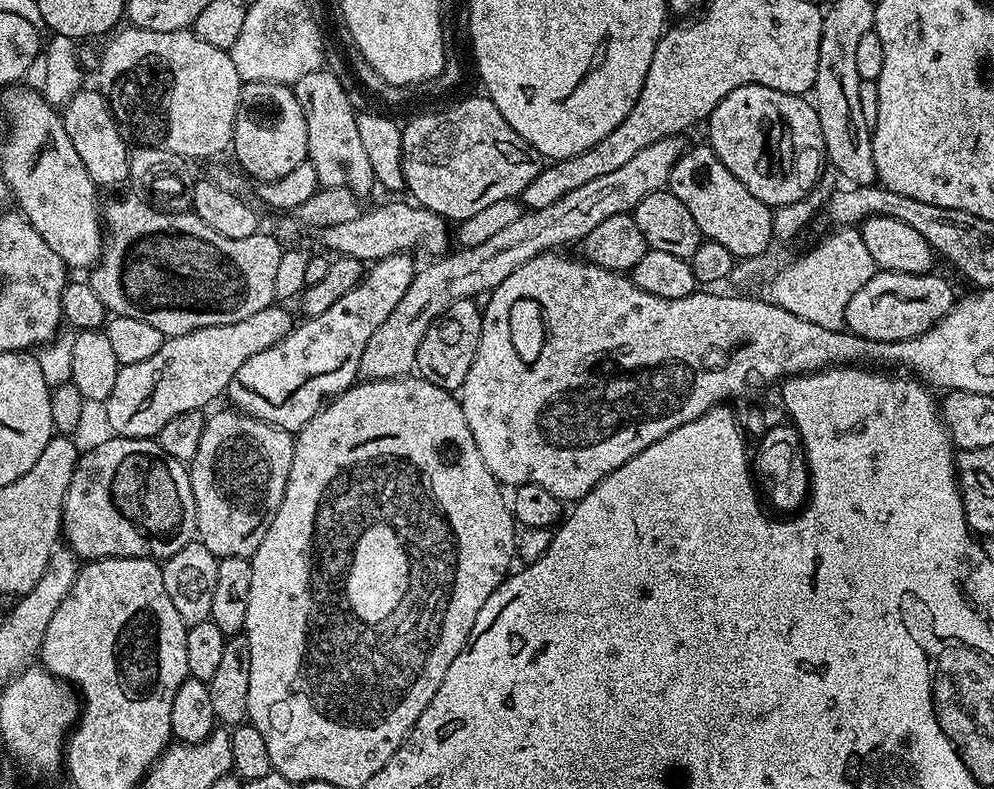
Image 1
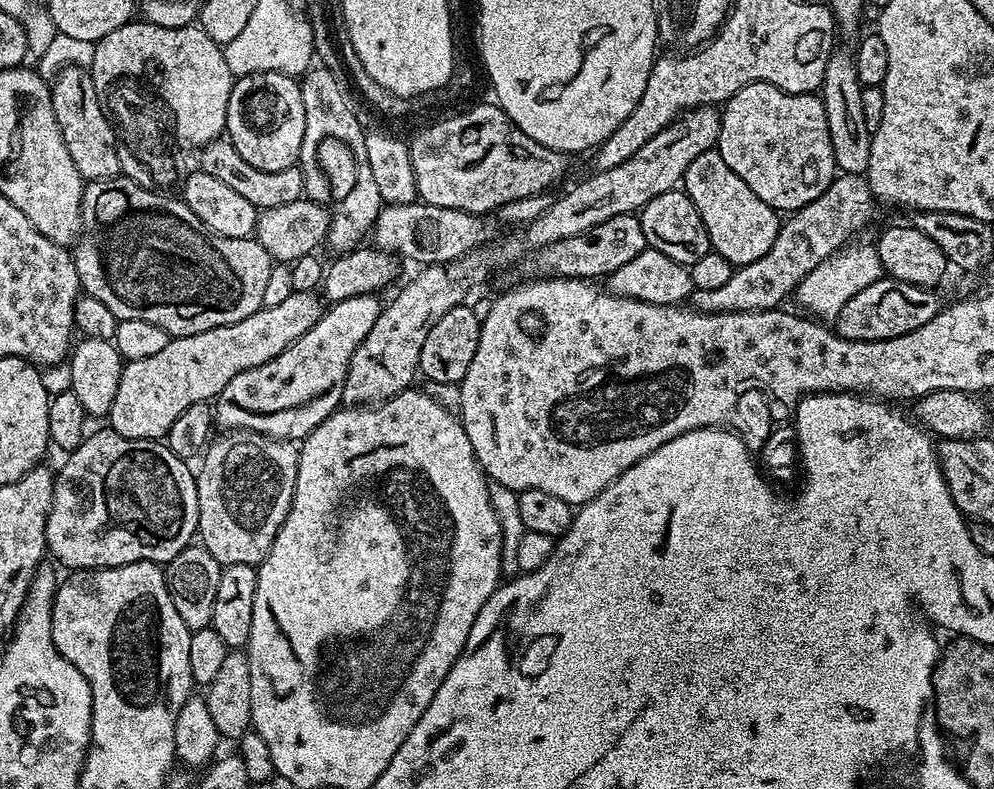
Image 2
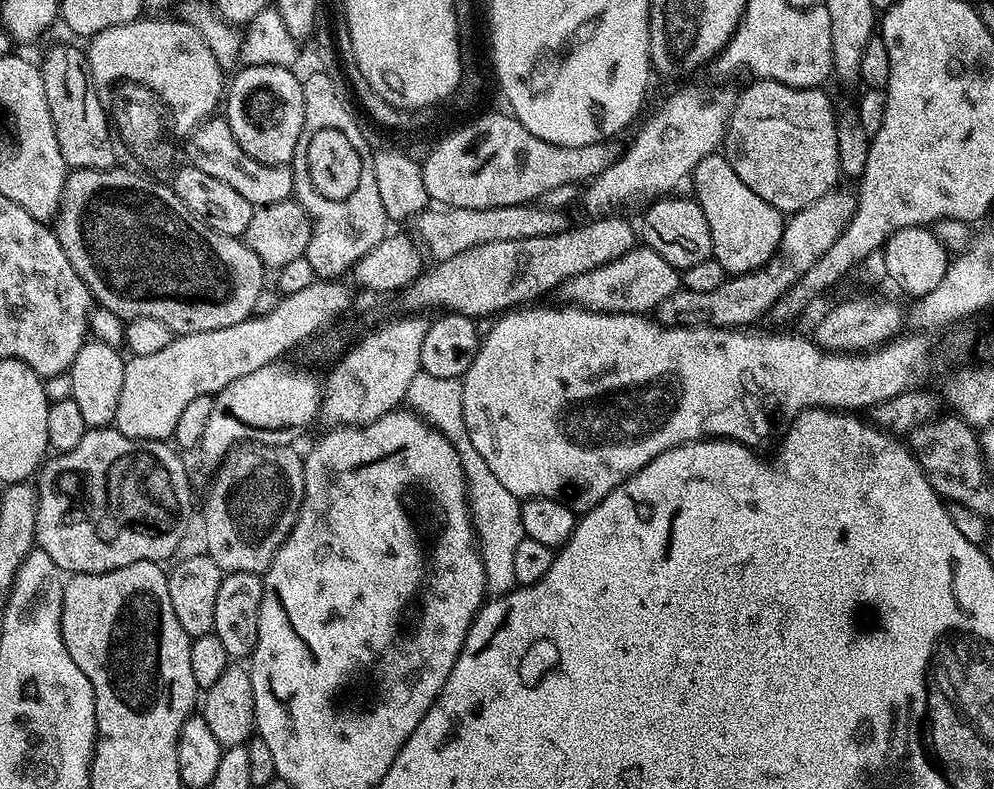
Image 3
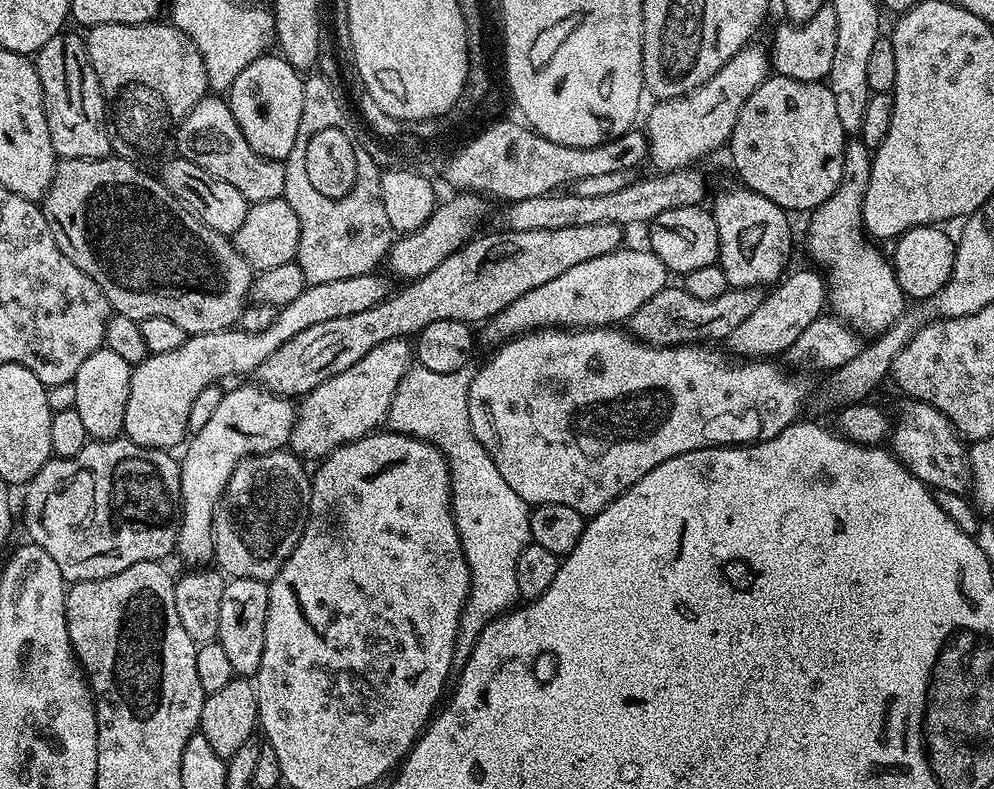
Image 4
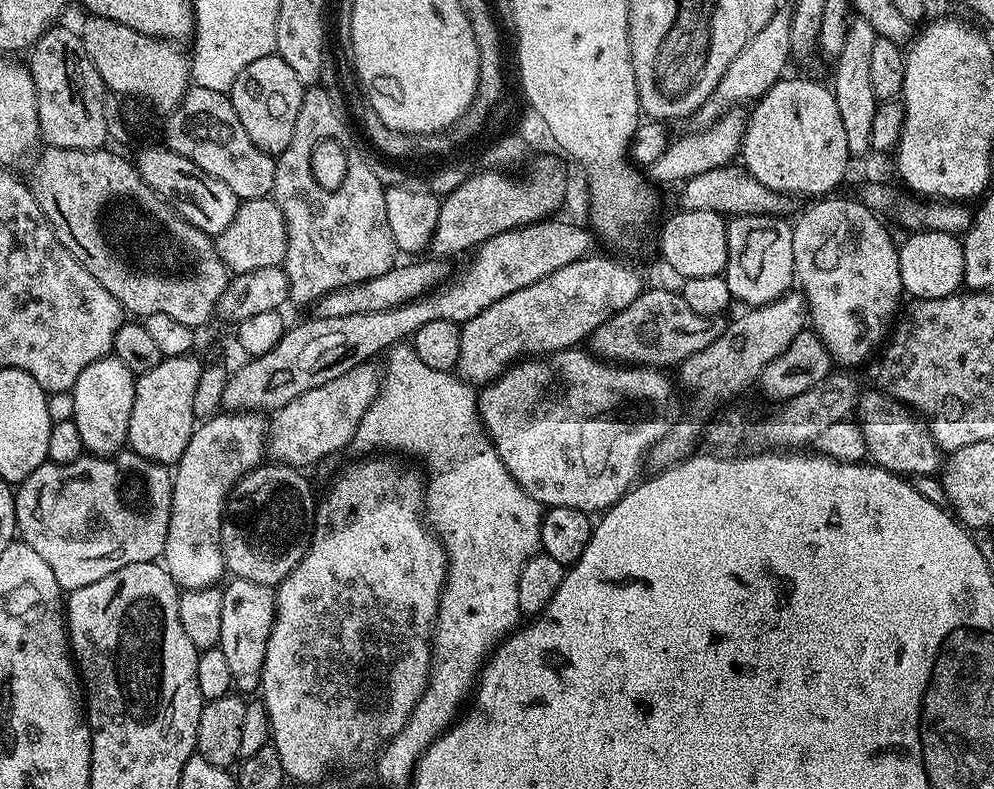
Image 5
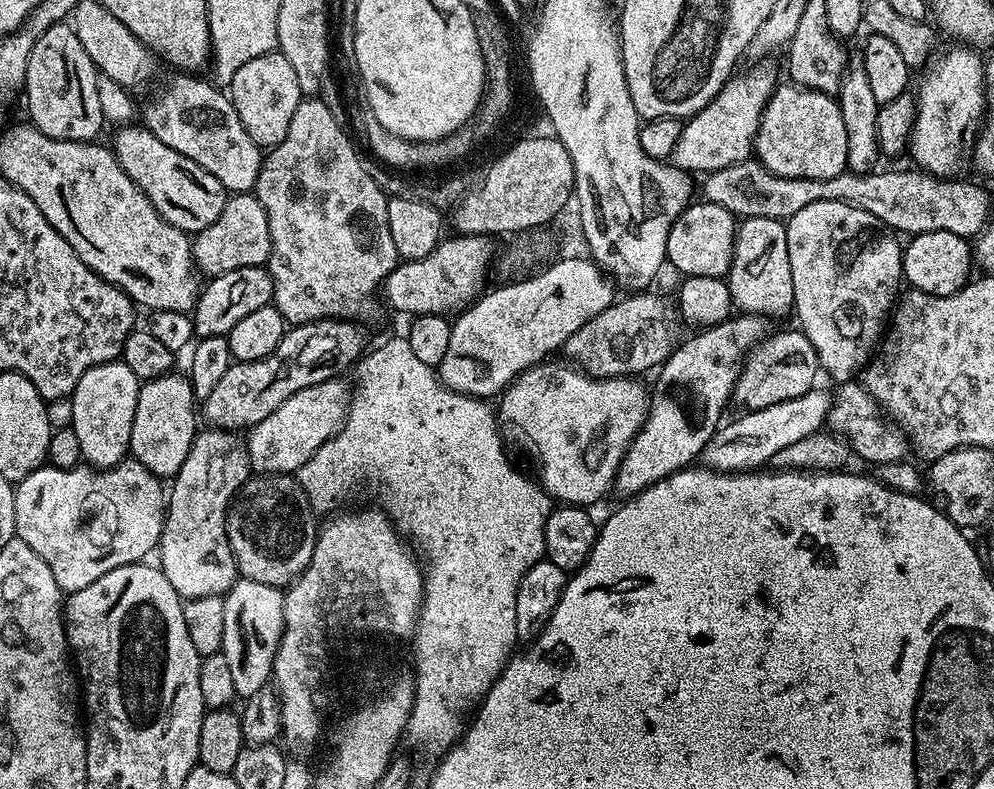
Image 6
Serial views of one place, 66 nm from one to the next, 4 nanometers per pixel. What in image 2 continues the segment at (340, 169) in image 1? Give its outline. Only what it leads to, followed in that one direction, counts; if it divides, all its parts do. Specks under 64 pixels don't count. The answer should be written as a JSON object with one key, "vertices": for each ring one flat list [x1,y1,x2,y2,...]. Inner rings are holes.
{"vertices":[[321,66,310,67,303,74,299,86,302,106,306,110,306,134,302,138,300,158,306,158,306,148,310,148,310,176,312,176,312,182,310,182,310,178,307,178,306,164,298,165,304,179,304,196,315,200,318,204,331,206,330,211,334,218,328,227,327,247,332,247,333,253,336,254,351,252,363,241,360,240,363,236,367,237,371,233,382,207,378,186,370,170,370,158,366,158,366,142,364,141,366,132,360,128,353,111,346,106,348,96,343,88,345,85,336,80,330,70],[331,140,345,148,343,151,354,164,354,183,346,186,346,194,342,198,330,198,334,180,328,177,328,172,324,169,324,147],[358,158,362,166,358,166]]}

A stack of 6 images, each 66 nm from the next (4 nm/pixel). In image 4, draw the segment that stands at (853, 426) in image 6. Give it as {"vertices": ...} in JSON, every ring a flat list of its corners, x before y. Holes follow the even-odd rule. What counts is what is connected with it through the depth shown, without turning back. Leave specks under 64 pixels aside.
{"vertices":[[911,398,903,401,900,413,890,428,890,451,901,464,929,489,967,493,970,488,968,448,956,428,934,406]]}

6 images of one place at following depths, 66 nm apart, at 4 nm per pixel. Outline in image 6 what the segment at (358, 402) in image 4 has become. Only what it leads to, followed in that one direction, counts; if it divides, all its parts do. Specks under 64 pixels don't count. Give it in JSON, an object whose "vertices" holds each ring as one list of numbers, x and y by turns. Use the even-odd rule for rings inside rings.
{"vertices":[[344,378,318,382,314,386,306,386,306,390,298,390,298,394,290,394,274,414,247,429,246,447,251,471,262,476,299,473,301,466,310,462,312,455,340,431,351,401,352,388]]}

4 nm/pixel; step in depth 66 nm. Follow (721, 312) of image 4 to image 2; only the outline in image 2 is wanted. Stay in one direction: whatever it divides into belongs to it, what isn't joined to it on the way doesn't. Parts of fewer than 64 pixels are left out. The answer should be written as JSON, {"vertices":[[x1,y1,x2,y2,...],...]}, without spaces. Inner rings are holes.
{"vertices":[[845,172,837,175,814,202,791,213,781,223,774,238,774,246,758,262,739,265,732,277,718,286,718,290,695,290,690,304,697,312,771,312,779,309,784,299,826,258,849,243,871,220,878,209,878,201,870,190,867,175]]}

